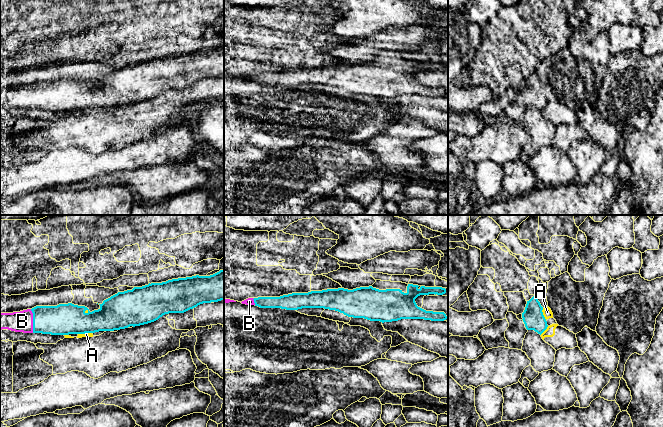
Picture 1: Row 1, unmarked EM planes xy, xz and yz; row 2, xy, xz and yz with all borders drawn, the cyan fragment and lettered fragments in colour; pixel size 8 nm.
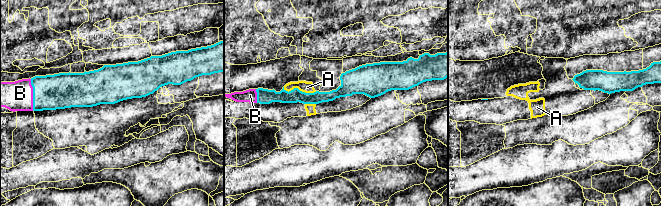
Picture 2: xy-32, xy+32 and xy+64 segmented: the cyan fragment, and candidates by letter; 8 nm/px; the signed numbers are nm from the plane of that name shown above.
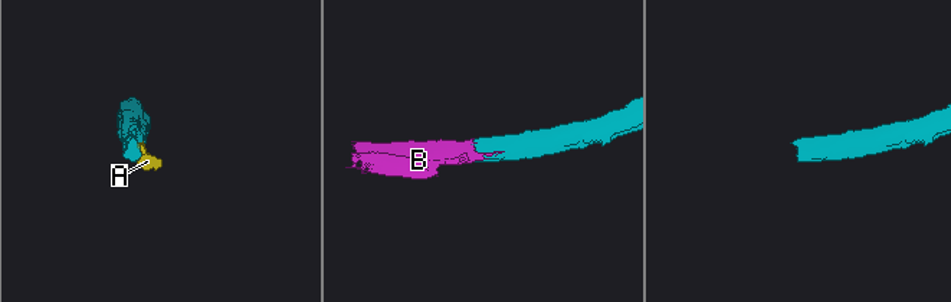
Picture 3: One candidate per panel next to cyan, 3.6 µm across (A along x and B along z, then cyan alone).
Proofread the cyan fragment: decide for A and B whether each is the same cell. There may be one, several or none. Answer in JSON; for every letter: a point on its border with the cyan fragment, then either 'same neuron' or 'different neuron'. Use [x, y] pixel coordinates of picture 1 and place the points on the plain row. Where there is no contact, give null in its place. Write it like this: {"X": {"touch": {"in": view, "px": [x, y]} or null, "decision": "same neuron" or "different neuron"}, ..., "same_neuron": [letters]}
{"A": {"touch": {"in": "yz", "px": [542, 90]}, "decision": "different neuron"}, "B": {"touch": {"in": "xy", "px": [33, 97]}, "decision": "same neuron"}, "same_neuron": ["B"]}

